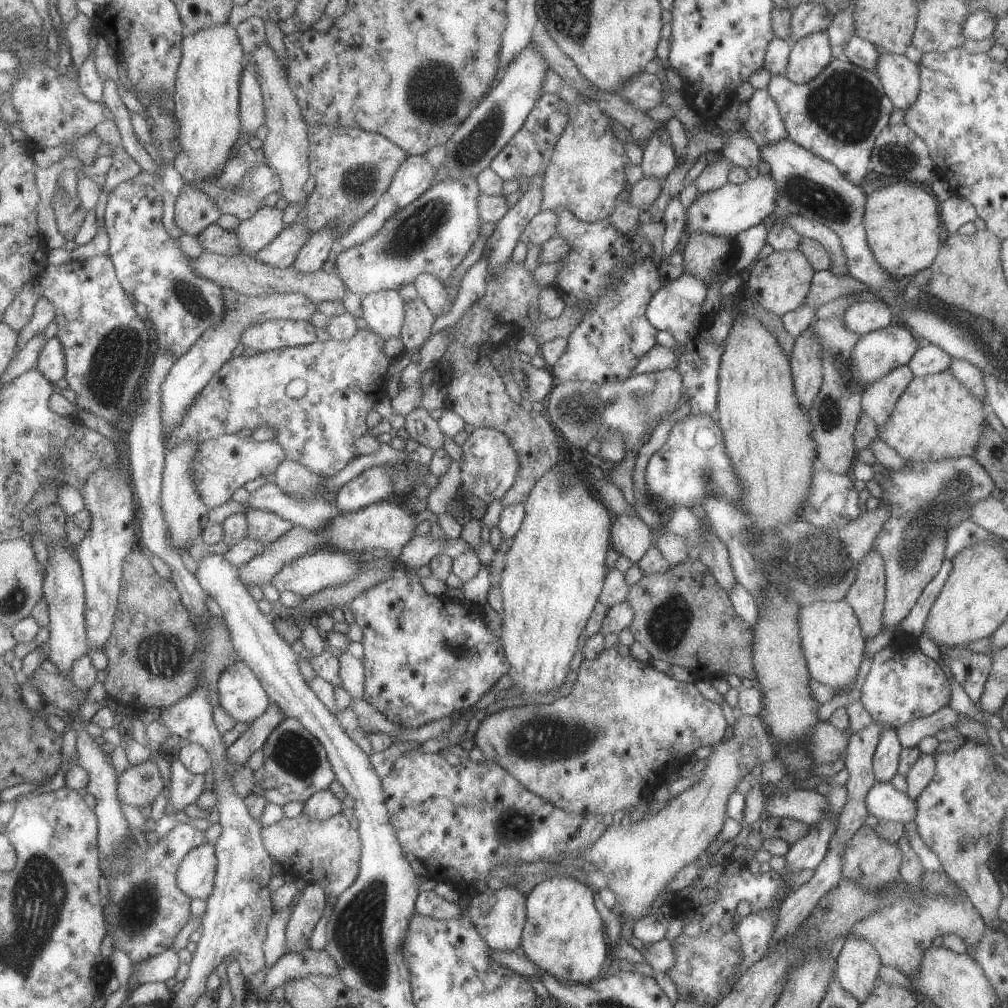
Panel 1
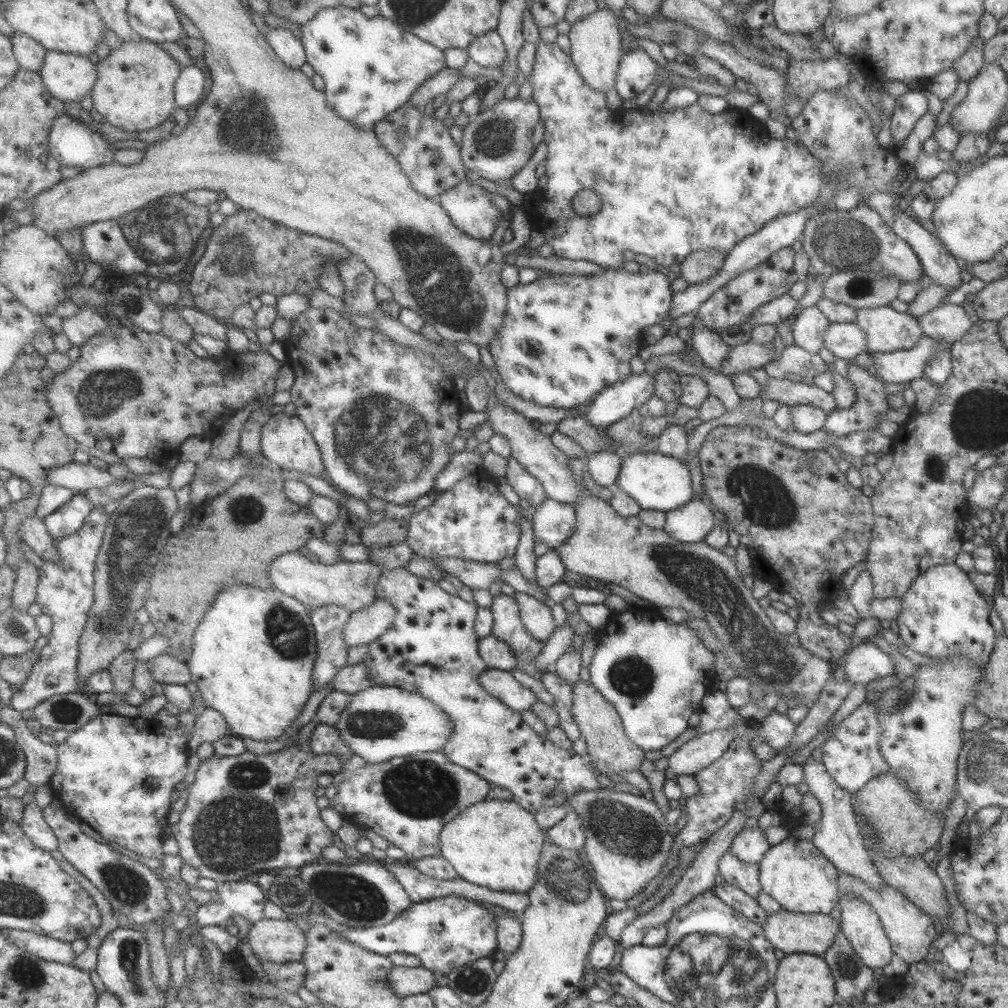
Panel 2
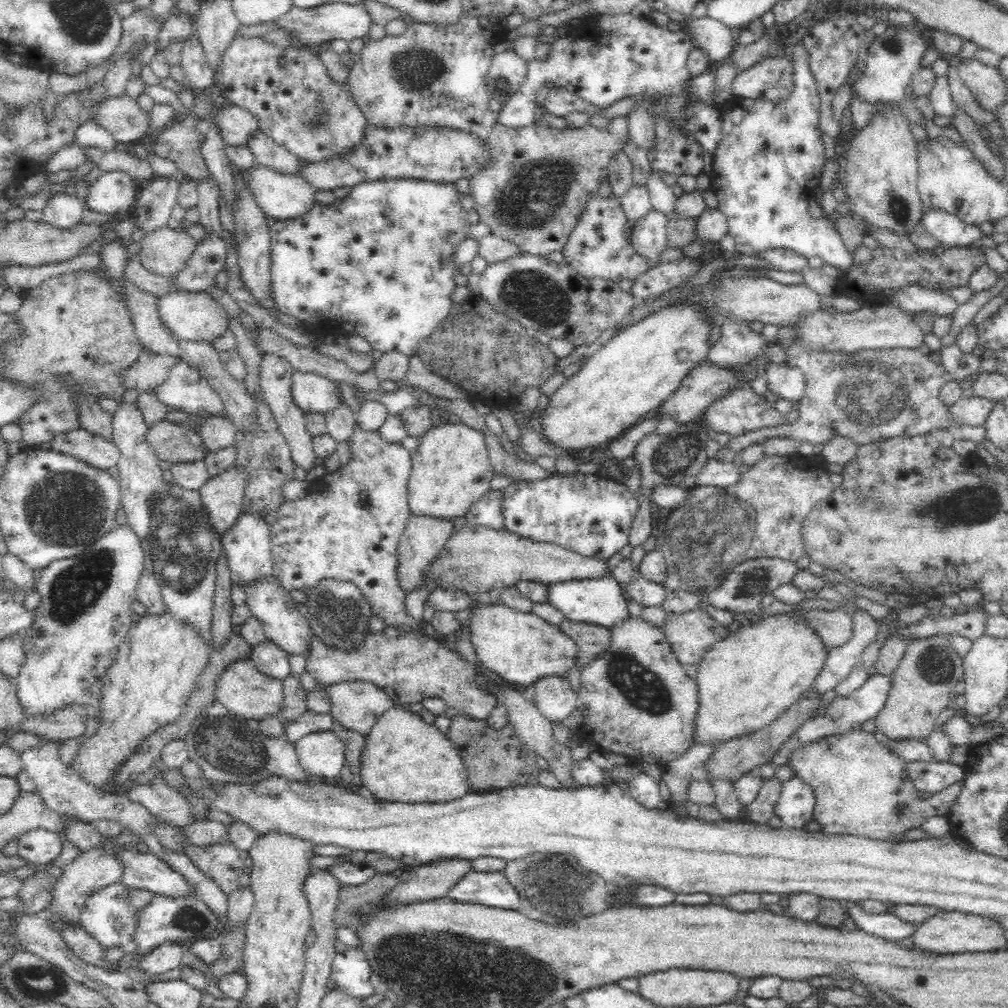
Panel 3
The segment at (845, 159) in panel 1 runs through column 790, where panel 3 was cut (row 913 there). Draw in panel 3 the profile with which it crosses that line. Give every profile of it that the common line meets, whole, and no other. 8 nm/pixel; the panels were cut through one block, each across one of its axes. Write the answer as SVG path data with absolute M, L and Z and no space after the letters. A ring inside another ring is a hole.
M121 882L108 884L100 890L97 890L91 897L87 898L87 902L81 910L81 927L100 943L100 947L106 950L112 947L125 948L133 945L133 936L138 926L140 910L134 908L127 899L129 889Z

